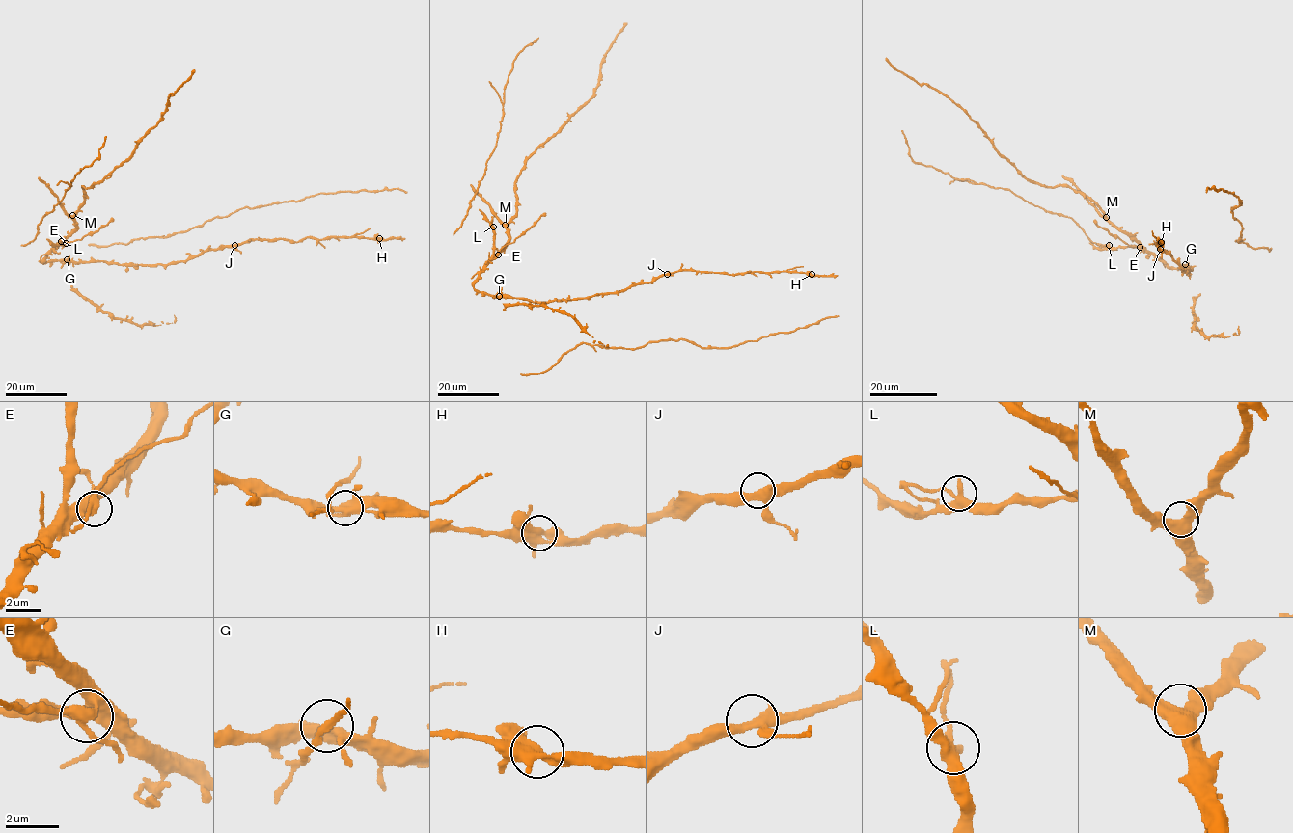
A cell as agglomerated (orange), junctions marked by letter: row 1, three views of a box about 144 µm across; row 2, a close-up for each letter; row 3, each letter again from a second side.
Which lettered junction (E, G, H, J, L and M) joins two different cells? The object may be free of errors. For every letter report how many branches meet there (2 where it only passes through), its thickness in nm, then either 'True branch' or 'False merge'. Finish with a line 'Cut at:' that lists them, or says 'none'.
E: Branches: 3. Thickness 320 nm. False merge
G: Branches: 3. Thickness 380 nm. True branch
H: Branches: 3. Thickness 400 nm. True branch
J: Branches: 3. Thickness 360 nm. True branch
L: Branches: 3. Thickness 340 nm. True branch
M: Branches: 3. Thickness 460 nm. True branch
Cut at: E

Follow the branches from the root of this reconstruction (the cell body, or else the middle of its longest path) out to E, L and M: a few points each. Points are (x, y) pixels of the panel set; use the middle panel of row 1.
E: (498, 297), (482, 294), (474, 287), (479, 273), (498, 255)
L: (498, 297), (482, 294), (474, 287), (474, 282), (493, 254), (493, 227)
M: (498, 297), (479, 292), (474, 282), (508, 240), (505, 225)

